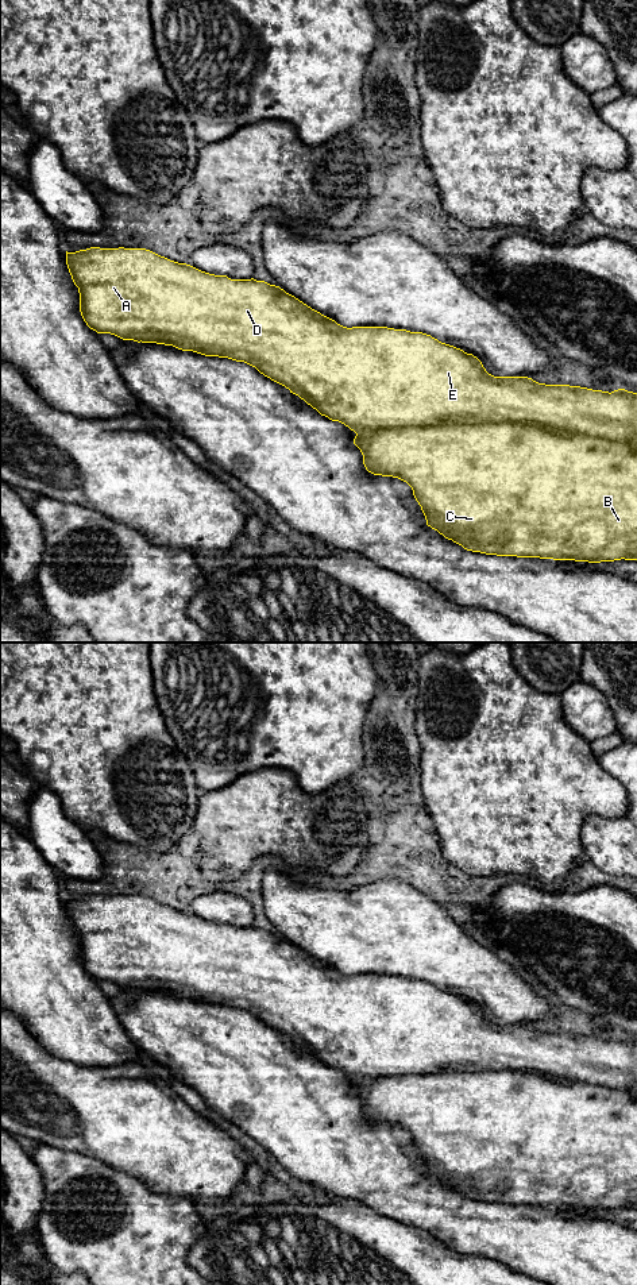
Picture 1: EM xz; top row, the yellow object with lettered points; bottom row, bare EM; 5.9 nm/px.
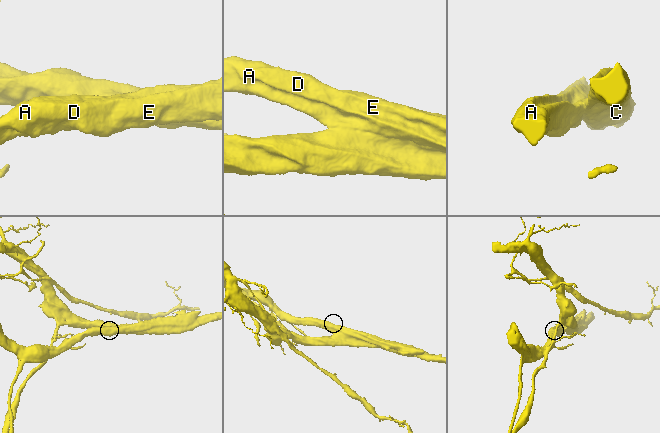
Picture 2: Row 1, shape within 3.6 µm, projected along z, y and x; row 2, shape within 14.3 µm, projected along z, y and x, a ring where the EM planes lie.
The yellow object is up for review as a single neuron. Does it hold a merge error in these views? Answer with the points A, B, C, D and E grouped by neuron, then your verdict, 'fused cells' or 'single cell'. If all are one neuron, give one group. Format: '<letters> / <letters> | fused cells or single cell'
A D E / B C | fused cells

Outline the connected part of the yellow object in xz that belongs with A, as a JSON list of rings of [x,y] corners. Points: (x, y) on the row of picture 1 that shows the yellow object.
[[[90,247],[76,252],[66,251],[66,265],[78,288],[81,316],[97,333],[244,362],[289,389],[321,416],[344,424],[355,433],[444,424],[526,422],[576,432],[586,437],[628,443],[637,448],[637,393],[625,389],[609,393],[580,386],[545,385],[528,377],[494,377],[472,354],[441,343],[431,335],[387,327],[347,328],[279,286],[254,278],[231,279],[227,275],[209,274],[146,248]]]

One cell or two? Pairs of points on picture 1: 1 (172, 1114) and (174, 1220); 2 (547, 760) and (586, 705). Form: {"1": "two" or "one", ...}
{"1": "two", "2": "two"}

